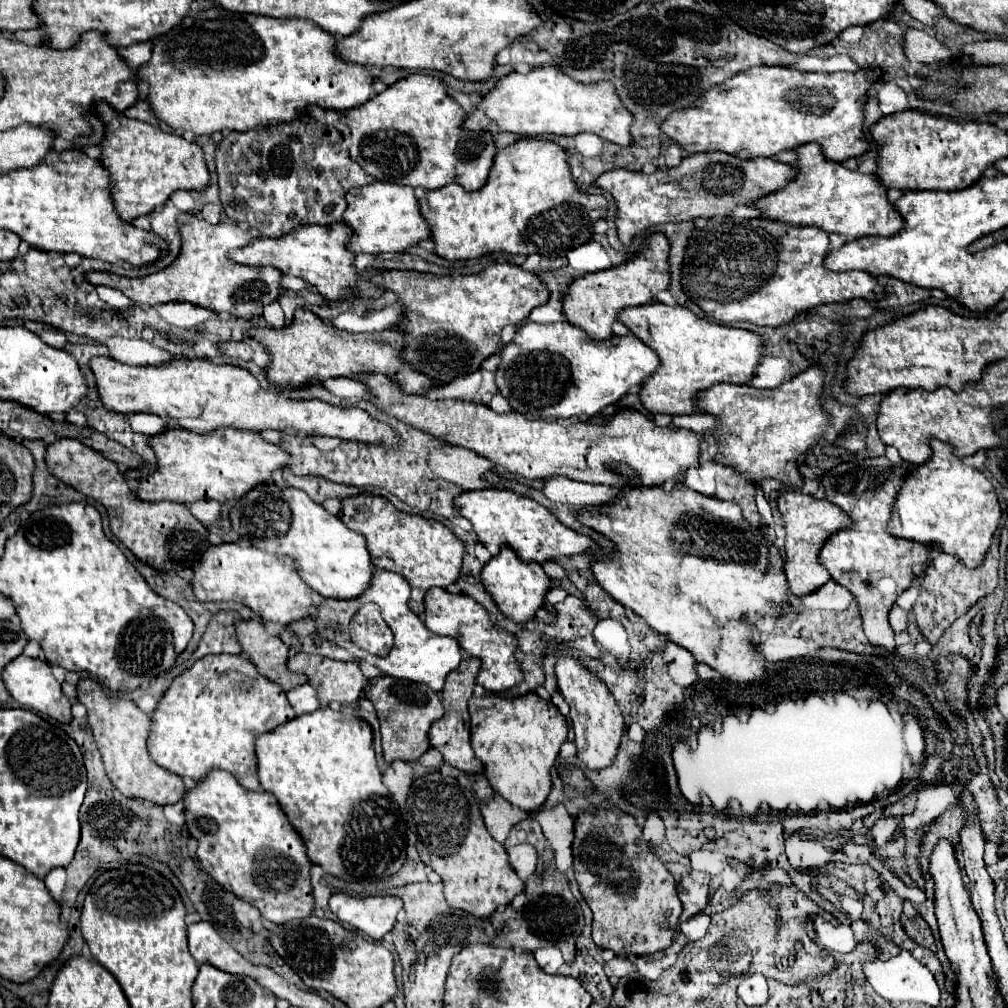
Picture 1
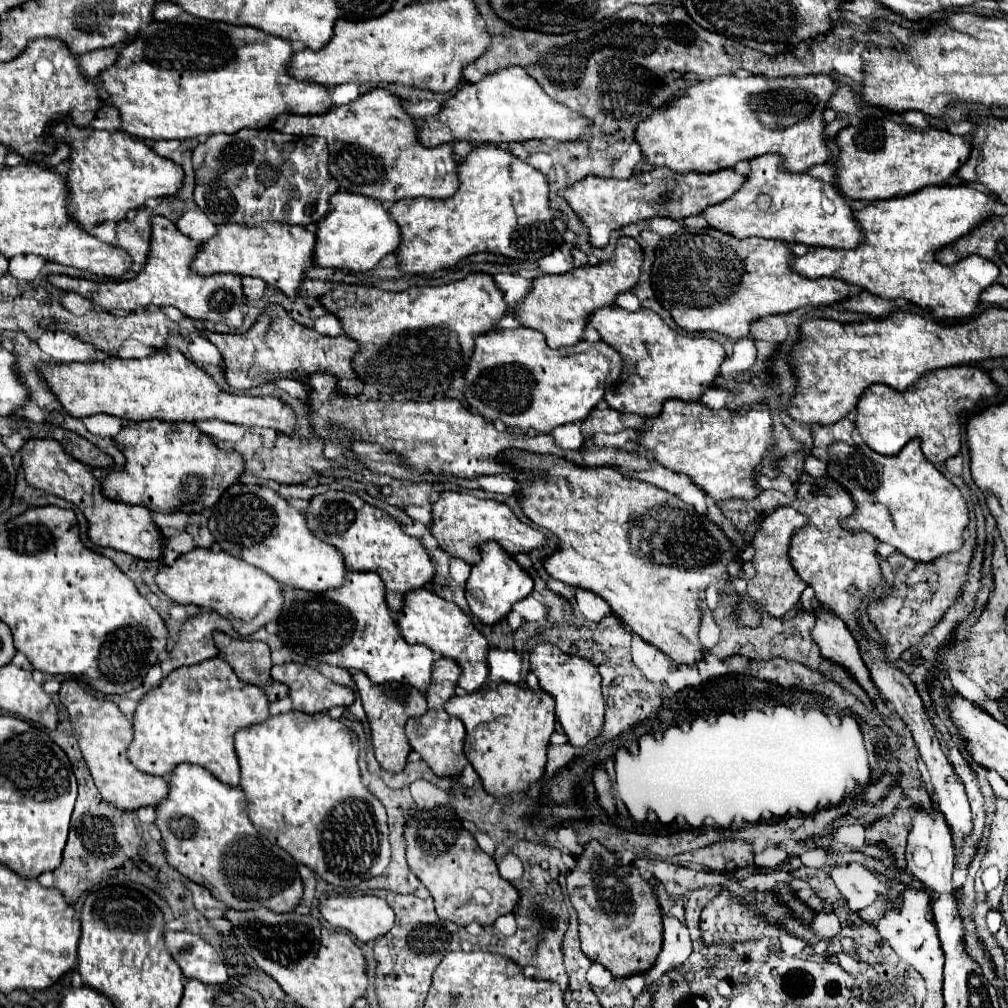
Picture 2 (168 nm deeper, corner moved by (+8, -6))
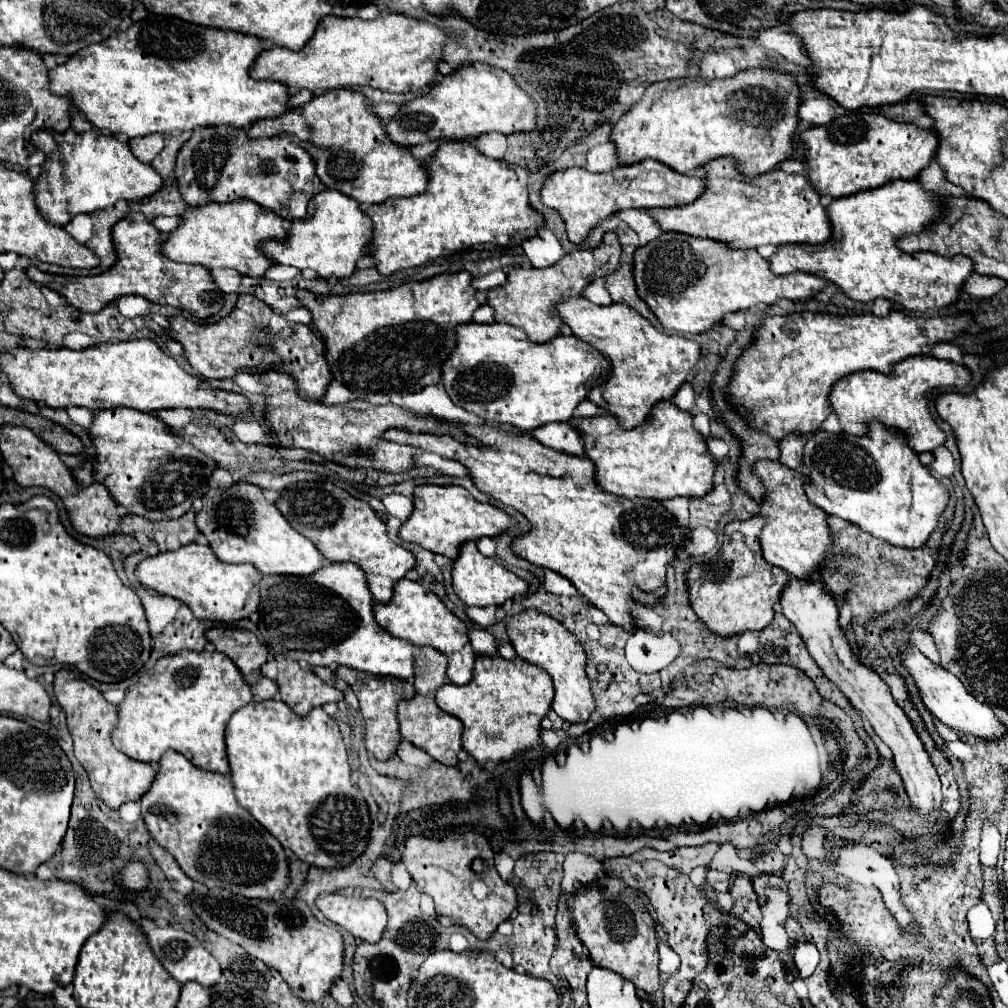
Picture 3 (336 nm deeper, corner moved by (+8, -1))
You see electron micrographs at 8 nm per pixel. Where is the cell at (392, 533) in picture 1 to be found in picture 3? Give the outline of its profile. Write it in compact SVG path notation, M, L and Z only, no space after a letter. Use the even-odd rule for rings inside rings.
M305 481L287 485L275 501L275 507L297 533L307 537L325 555L325 559L359 565L367 573L367 585L375 601L387 603L393 595L393 585L415 567L413 553L389 541L383 519L369 507L369 503L351 497L333 483Z

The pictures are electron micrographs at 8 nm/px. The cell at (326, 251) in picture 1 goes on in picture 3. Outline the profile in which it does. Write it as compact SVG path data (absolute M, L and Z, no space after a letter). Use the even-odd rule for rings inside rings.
M251 199L197 205L189 207L181 215L179 227L169 233L159 251L177 263L195 263L207 269L227 267L239 271L241 275L263 277L271 261L259 251L259 245L267 239L283 239L287 235L285 225L287 223L279 215L255 205Z

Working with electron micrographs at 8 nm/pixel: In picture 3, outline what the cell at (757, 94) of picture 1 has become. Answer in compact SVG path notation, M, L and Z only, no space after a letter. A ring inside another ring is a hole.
M745 69L733 77L711 81L705 81L703 77L659 81L649 85L641 101L635 103L631 111L627 111L627 115L623 115L613 125L611 141L617 147L619 165L633 165L643 159L655 159L677 173L687 173L705 165L705 161L717 157L733 157L739 173L755 177L767 173L769 169L775 169L781 161L789 159L793 149L791 135L797 129L799 103L801 99L795 79L771 69Z

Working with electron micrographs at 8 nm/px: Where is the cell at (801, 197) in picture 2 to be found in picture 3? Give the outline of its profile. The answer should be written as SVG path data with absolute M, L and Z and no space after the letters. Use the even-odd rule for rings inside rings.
M719 157L715 161L709 161L701 167L705 171L705 191L697 201L673 207L673 209L647 209L647 213L657 221L661 231L675 231L685 233L691 237L703 237L703 239L715 239L723 241L733 249L755 249L761 245L783 245L783 243L823 243L829 241L831 229L829 229L829 217L827 211L819 203L819 193L813 189L813 185L803 175L789 175L783 169L775 167L767 173L761 173L757 177L747 179L741 175L733 161L729 157Z

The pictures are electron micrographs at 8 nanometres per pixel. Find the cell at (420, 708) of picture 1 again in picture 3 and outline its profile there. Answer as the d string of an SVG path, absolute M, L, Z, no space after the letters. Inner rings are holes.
M339 667L335 675L351 685L359 699L359 709L365 719L365 747L371 751L379 761L389 759L395 755L397 745L401 743L401 733L399 733L399 721L397 721L397 701L401 699L411 699L415 695L415 689L411 681L401 681L393 677L371 677L369 673L355 673L355 669Z

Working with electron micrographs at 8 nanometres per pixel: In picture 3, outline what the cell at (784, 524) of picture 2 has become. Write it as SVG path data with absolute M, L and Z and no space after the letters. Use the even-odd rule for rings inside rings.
M763 517L747 521L731 521L723 529L721 555L709 565L691 565L685 573L689 605L705 627L719 637L733 637L745 631L761 631L773 621L773 605L779 601L779 589L787 585L787 571L767 565L759 553L757 535L763 527Z

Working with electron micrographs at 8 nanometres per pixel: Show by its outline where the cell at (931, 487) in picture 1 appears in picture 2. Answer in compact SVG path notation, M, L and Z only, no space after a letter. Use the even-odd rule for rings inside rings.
M919 438L911 440L895 458L885 458L869 446L849 448L837 442L829 448L827 476L847 486L855 502L859 502L859 514L845 522L851 532L865 530L877 540L895 546L901 554L927 564L963 548L969 524L967 500L923 456Z

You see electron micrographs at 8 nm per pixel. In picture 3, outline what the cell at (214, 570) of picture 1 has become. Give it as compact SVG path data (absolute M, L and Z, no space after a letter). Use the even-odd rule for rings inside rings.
M183 545L175 551L157 553L155 557L143 559L135 567L135 577L141 585L155 589L161 595L169 595L173 599L183 601L199 619L235 623L239 619L249 617L257 611L259 595L257 585L261 581L261 573L247 563L229 565L223 563L211 553L209 545Z

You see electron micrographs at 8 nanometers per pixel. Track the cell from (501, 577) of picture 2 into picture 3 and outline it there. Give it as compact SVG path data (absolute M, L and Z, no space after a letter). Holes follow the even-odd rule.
M465 541L461 545L459 555L453 561L451 579L453 579L455 595L469 607L473 607L473 605L477 605L477 607L489 607L489 605L499 607L507 599L513 599L515 595L527 595L527 591L529 591L529 583L525 579L507 571L497 559L481 555L473 541Z

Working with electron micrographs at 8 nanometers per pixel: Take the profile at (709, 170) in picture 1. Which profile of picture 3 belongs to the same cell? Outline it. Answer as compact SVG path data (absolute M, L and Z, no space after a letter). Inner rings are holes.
M645 159L633 165L623 165L607 173L591 173L581 167L571 167L547 175L541 201L545 207L555 209L563 221L571 243L581 243L589 231L619 209L651 209L651 207L679 207L695 201L705 189L703 177L687 177L671 171L667 165Z

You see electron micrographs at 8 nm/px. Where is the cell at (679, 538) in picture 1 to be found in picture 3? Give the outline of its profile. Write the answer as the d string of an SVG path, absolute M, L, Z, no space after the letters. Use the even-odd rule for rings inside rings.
M455 423L455 425L465 435L477 439L479 445L461 443L451 435L411 433L403 429L387 429L383 437L399 445L411 445L421 451L437 453L441 457L451 457L457 463L461 463L479 491L487 493L495 501L501 501L503 505L511 505L521 515L525 515L527 521L531 523L531 531L521 533L511 543L511 551L517 557L527 559L537 567L545 567L563 575L575 585L575 589L591 605L601 609L611 623L625 625L627 629L637 629L627 609L627 601L631 601L631 587L635 585L643 591L657 591L659 587L663 587L667 561L673 559L677 545L685 537L683 529L663 509L663 505L651 499L625 499L625 497L605 493L603 489L599 489L599 485L593 483L595 471L593 471L593 463L587 457L555 451L551 447L541 445L537 439L525 433L503 431L499 425L479 425L479 427L465 425L465 423Z

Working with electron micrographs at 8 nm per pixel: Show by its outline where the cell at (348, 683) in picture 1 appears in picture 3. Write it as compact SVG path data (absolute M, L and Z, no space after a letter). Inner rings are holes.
M269 659L261 667L261 673L263 677L277 681L281 699L299 717L307 715L313 707L337 703L343 699L339 689L325 685L313 671L303 671L299 663L291 659Z

